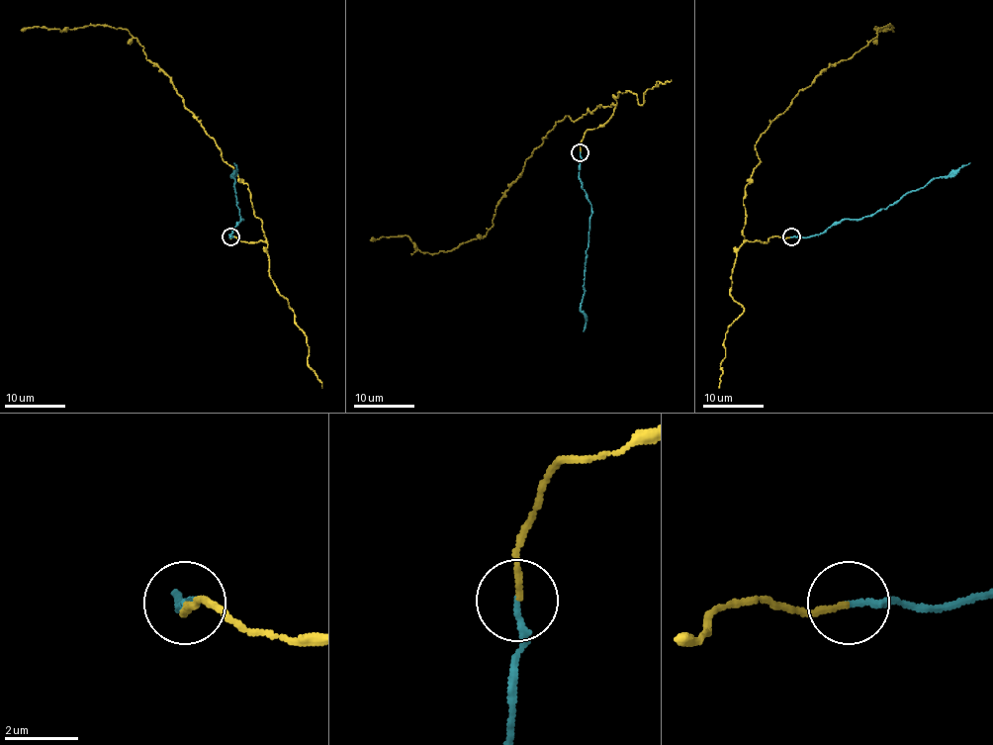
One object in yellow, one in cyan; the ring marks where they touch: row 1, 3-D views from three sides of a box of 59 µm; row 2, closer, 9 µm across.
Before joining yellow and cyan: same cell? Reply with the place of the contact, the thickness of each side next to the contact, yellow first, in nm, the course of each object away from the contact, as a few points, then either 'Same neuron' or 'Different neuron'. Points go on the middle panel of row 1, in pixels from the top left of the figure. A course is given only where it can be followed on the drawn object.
Place: (580, 152). Thickness 170 nm (yellow) against 180 nm. Course of yellow: (580, 153), (585, 134), (614, 106), (555, 123), (481, 238), (437, 253), (406, 234), (370, 241). Course of cyan: (580, 153), (580, 180), (591, 205), (581, 311), (586, 320), (583, 330). Same neuron

